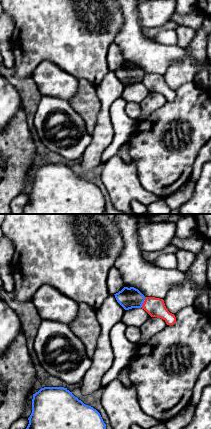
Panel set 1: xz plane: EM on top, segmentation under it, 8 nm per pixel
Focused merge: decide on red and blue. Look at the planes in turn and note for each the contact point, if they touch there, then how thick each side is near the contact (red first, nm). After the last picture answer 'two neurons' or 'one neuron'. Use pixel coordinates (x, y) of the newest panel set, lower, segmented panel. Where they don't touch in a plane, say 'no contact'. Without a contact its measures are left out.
meets red at (144, 302); 160 nm thick on the red side, 170 nm on the other

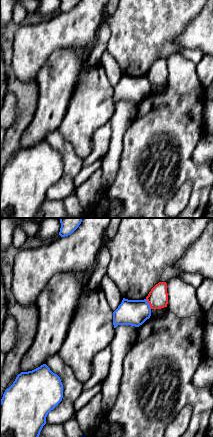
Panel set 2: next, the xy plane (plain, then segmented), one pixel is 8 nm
meets red at (149, 304); 160 nm thick on the red side, 200 nm on the other

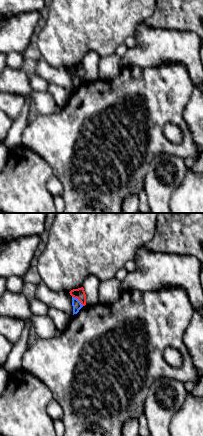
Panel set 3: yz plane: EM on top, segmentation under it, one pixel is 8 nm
meets red at (78, 299); 90 nm thick on the red side, 70 nm on the other

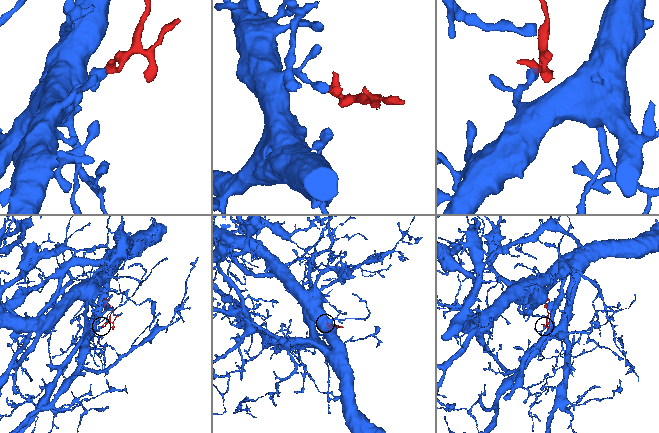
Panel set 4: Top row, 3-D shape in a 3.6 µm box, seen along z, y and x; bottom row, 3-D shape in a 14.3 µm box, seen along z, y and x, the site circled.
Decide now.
two neurons

